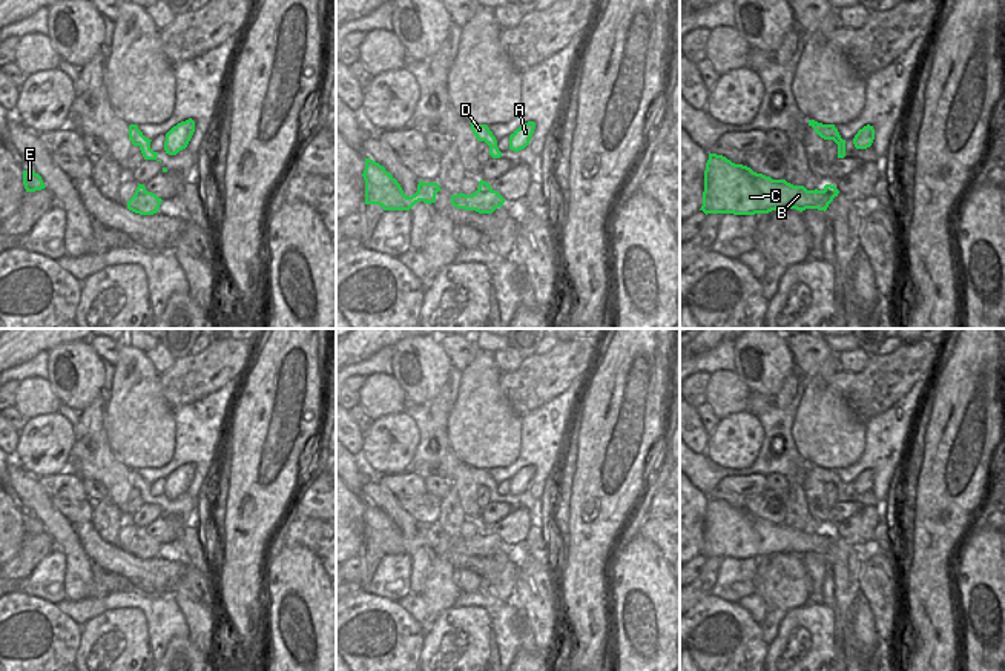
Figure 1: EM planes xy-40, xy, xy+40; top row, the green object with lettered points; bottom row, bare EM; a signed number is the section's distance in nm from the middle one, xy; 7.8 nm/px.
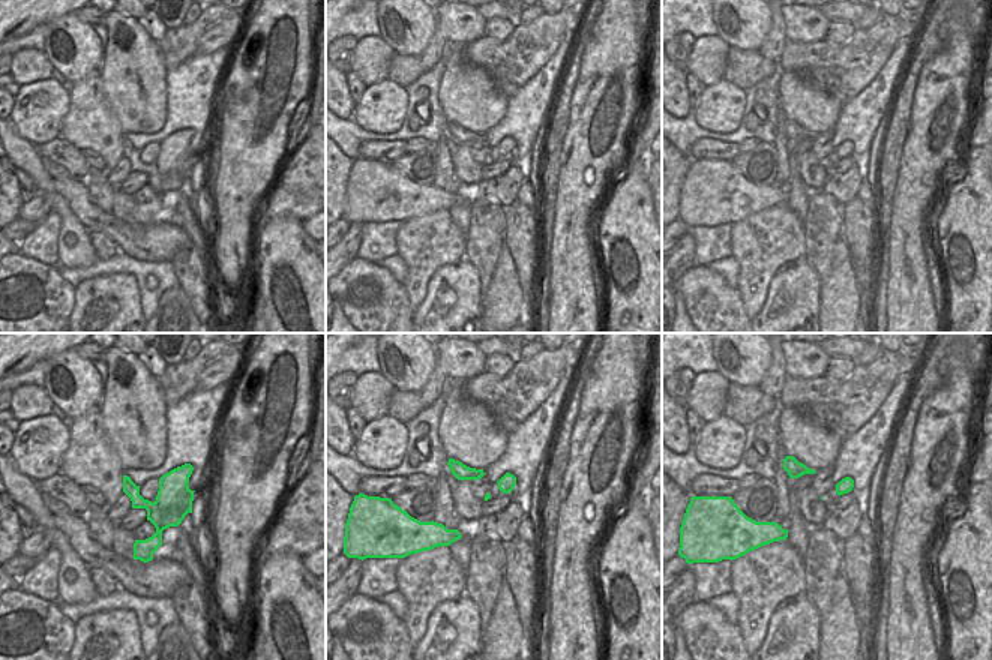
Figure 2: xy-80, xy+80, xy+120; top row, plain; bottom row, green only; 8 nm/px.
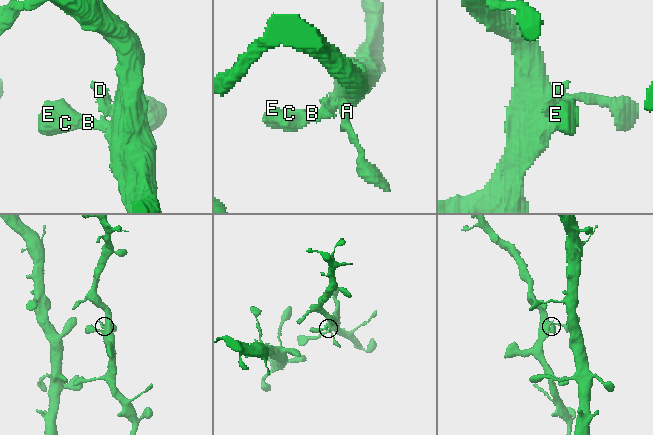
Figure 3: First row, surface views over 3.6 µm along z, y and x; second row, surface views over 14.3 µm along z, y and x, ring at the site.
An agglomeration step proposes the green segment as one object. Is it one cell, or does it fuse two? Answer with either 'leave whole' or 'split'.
leave whole

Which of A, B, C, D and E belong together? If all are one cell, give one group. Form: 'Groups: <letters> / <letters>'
Groups: A B C D E.

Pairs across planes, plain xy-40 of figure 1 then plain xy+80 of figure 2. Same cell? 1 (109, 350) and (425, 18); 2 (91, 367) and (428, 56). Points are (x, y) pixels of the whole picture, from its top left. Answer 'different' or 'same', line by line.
1: different
2: different

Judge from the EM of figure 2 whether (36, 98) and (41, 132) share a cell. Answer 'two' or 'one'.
one

